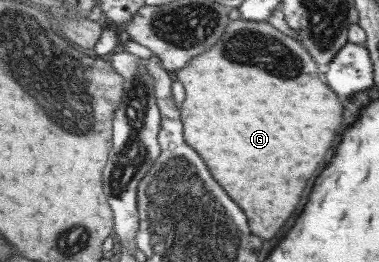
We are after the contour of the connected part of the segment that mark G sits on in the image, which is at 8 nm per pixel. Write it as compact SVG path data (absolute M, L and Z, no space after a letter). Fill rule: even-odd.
M233 20L229 21L225 32L221 34L221 46L216 43L211 46L209 50L190 58L187 66L173 72L175 78L185 90L185 100L181 103L180 107L183 112L183 124L187 124L187 144L191 144L191 148L203 158L207 170L211 172L211 176L215 178L215 182L227 192L227 196L243 210L243 214L247 216L247 224L249 224L249 230L251 234L263 238L263 240L269 240L271 236L275 236L275 232L285 224L285 220L291 216L291 212L297 208L299 204L299 198L301 198L301 192L307 184L307 180L311 178L311 174L315 172L315 166L319 166L319 162L323 160L325 152L331 148L333 144L333 138L335 138L335 130L339 128L341 124L341 106L337 102L337 96L333 94L331 88L325 86L324 80L317 78L317 73L320 71L317 64L312 60L307 53L307 50L299 43L295 42L293 38L281 34L270 26L268 22L255 22L253 20ZM263 68L263 70L261 70ZM299 72L305 72L309 76L297 76ZM271 74L287 74L287 78L277 78L277 76L271 76Z

